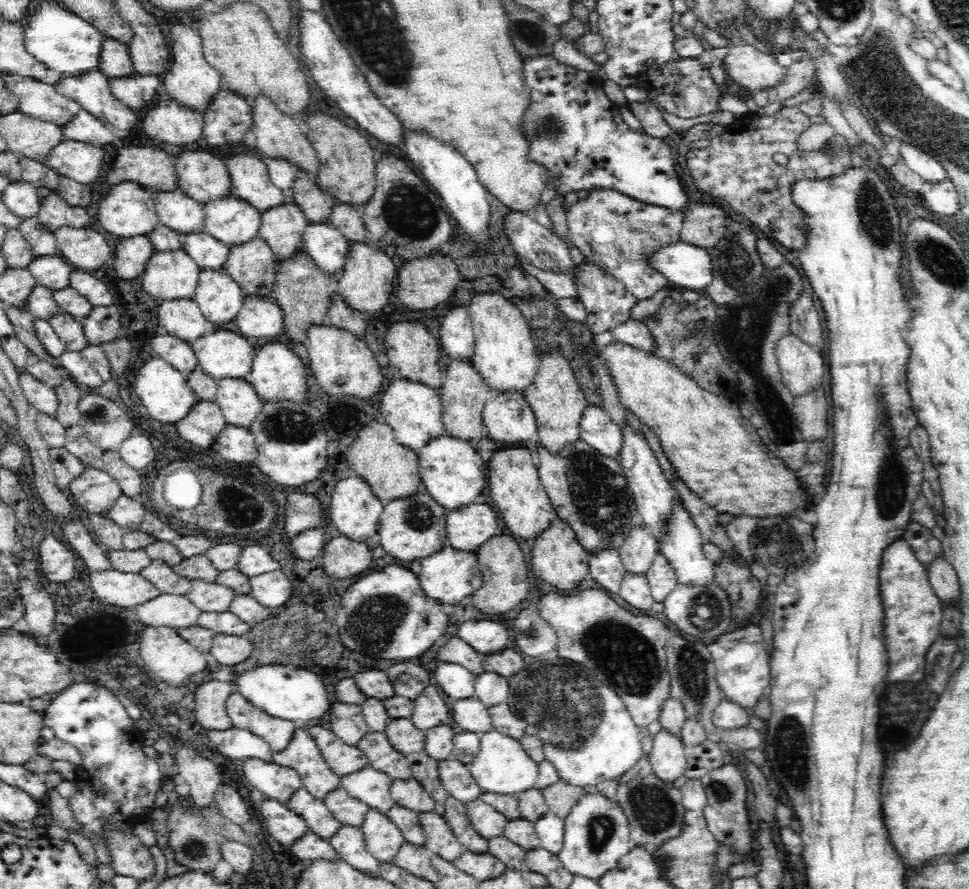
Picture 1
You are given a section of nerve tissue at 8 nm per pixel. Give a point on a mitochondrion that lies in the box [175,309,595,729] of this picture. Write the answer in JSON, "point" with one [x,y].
{"point":[293,426]}

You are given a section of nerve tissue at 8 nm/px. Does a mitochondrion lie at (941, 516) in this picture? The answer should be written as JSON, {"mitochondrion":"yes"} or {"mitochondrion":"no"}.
{"mitochondrion":"no"}

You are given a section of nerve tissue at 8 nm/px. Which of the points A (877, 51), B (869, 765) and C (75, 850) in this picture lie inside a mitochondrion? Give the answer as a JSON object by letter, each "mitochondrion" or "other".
{"A":"mitochondrion","B":"other","C":"other"}

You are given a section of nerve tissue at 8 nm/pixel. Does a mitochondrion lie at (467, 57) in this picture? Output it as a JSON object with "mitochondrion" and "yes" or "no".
{"mitochondrion":"no"}

